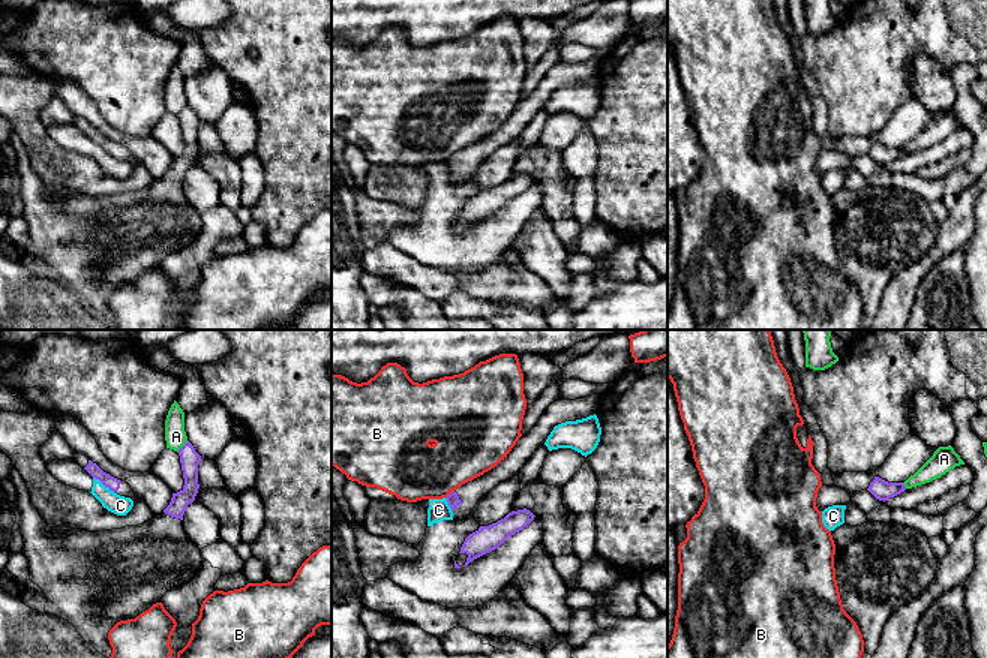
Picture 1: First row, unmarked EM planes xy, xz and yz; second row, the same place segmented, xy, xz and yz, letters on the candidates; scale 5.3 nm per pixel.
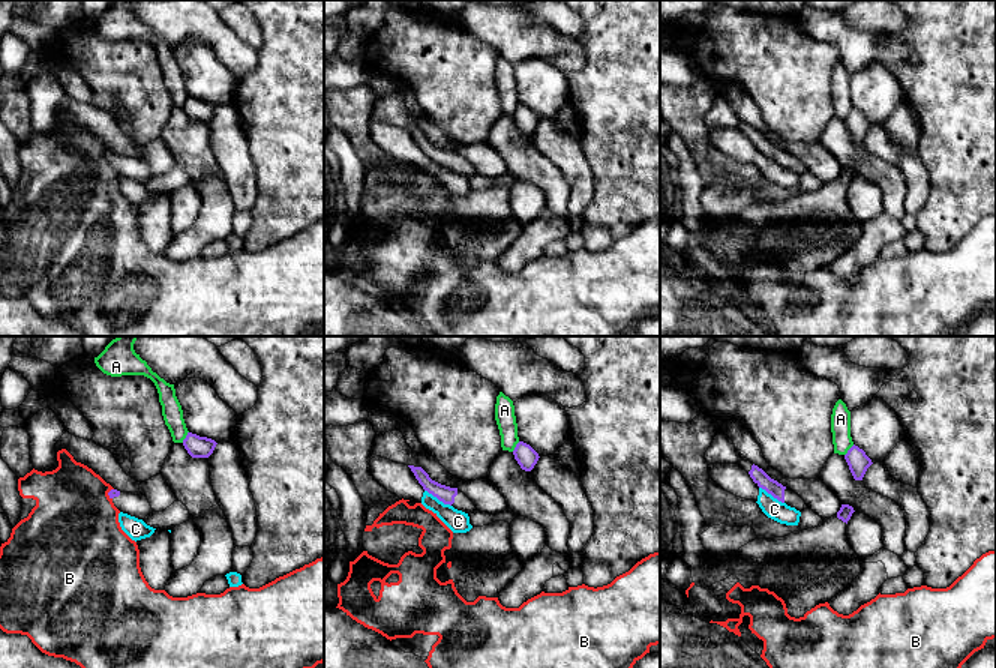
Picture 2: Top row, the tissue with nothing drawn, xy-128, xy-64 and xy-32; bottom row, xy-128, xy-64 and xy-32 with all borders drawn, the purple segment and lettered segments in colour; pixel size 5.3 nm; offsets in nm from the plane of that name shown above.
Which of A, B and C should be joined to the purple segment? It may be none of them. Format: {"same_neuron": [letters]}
{"same_neuron": []}

